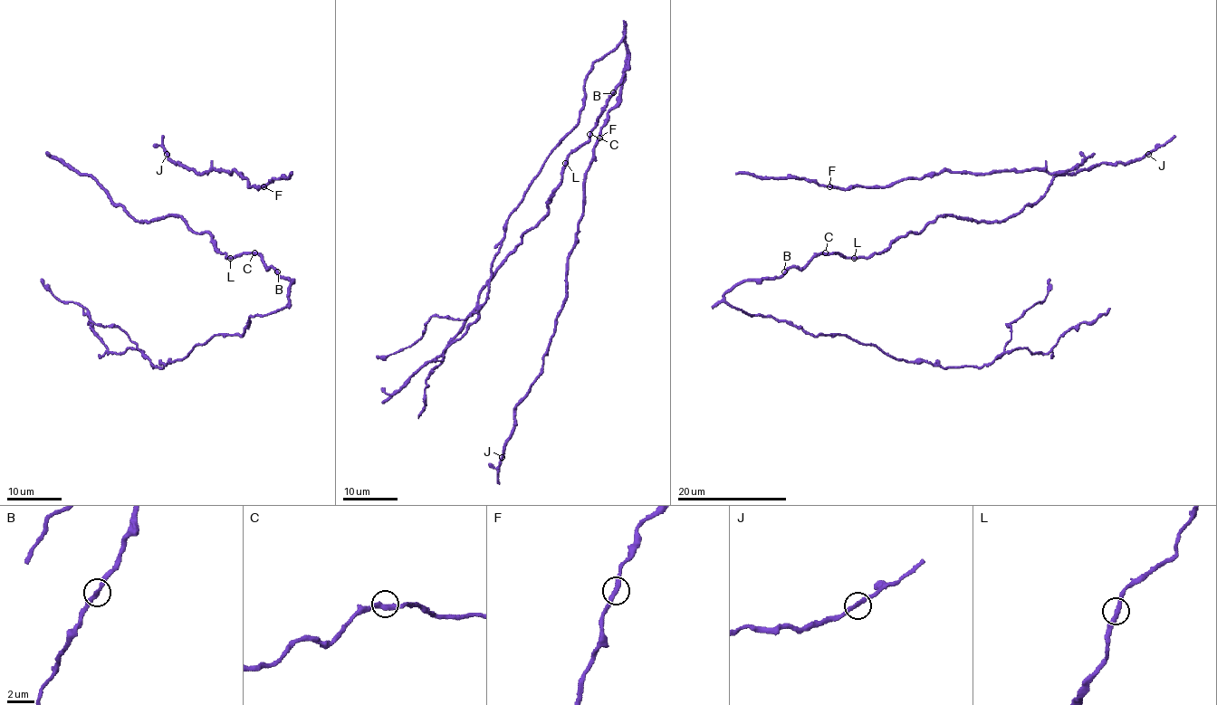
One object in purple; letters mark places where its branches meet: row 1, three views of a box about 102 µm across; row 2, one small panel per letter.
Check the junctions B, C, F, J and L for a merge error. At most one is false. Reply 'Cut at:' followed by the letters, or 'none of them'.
Cut at: none of them

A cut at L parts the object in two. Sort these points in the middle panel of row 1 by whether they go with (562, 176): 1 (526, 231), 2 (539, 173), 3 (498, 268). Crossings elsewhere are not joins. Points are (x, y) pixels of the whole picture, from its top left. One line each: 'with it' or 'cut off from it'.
1: with it
2: cut off from it
3: with it

